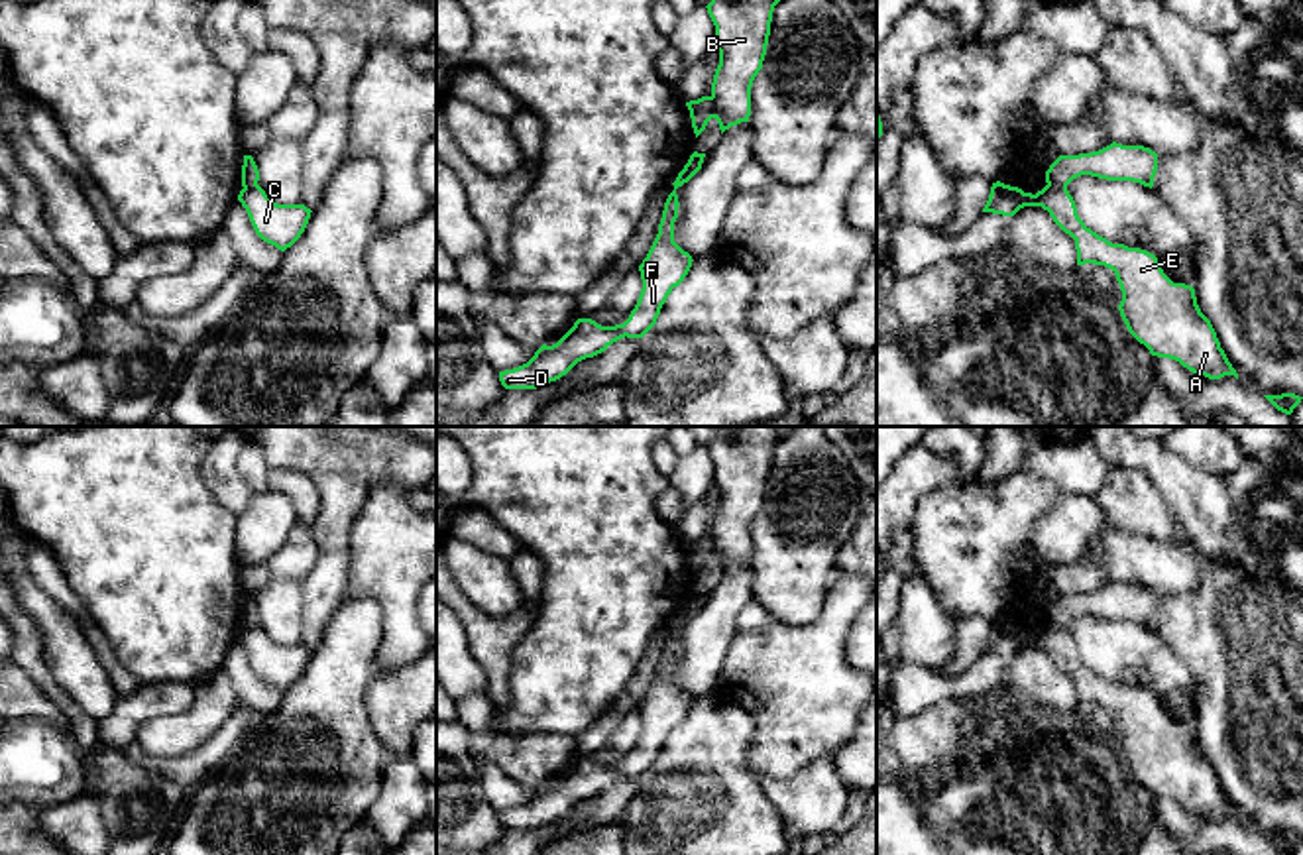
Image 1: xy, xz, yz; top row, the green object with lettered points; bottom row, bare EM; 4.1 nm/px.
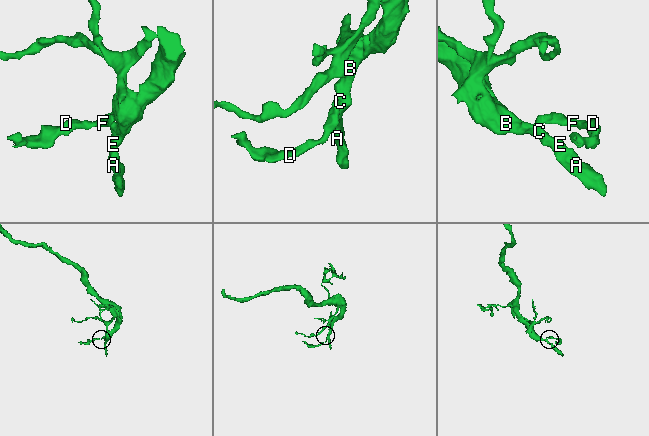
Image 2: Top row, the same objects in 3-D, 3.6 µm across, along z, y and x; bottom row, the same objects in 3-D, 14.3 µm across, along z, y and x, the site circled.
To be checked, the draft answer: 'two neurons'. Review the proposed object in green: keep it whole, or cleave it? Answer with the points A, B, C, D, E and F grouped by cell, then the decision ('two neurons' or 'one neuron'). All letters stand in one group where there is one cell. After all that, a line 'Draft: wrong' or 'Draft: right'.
groups A B C E / D F; two neurons
Draft: right

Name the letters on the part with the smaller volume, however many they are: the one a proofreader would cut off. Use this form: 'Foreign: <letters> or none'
Foreign: D, F

